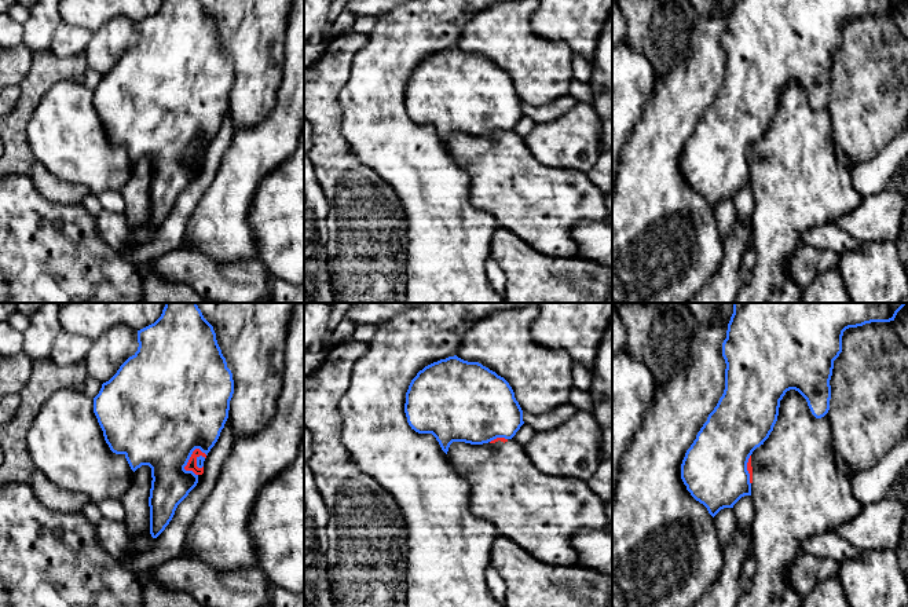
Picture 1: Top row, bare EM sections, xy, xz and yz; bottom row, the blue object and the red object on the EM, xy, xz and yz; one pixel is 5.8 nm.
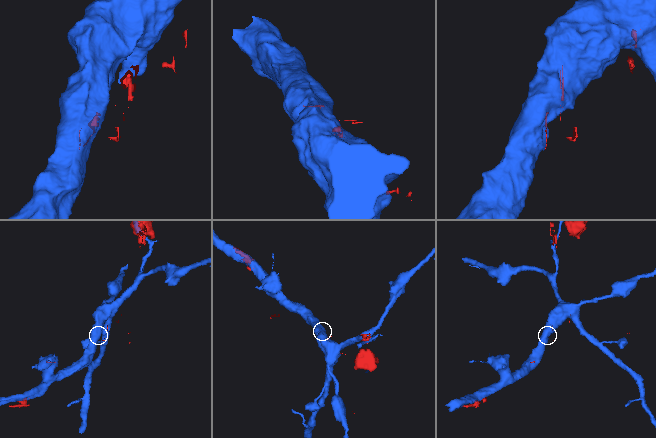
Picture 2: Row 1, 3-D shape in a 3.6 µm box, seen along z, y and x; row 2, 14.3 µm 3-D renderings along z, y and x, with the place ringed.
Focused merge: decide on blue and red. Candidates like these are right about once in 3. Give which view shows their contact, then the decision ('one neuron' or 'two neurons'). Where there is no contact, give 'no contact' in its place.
meets blue in xy; two neurons

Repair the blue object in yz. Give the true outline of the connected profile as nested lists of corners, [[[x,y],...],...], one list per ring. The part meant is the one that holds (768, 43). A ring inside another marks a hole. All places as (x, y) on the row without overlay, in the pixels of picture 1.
[[[733,0],[722,34],[726,55],[725,81],[714,102],[709,106],[687,142],[681,156],[681,171],[691,187],[703,195],[714,209],[724,200],[733,197],[744,187],[751,187],[747,154],[753,143],[764,136],[777,113],[780,92],[787,83],[798,83],[808,94],[816,110],[830,102],[834,52],[842,44],[842,28],[849,19],[871,14],[894,12],[901,0]]]

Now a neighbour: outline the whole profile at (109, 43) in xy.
[[[117,17],[106,22],[100,29],[94,32],[85,51],[85,62],[89,69],[96,70],[102,76],[109,73],[120,61],[120,58],[138,43],[138,23]]]

